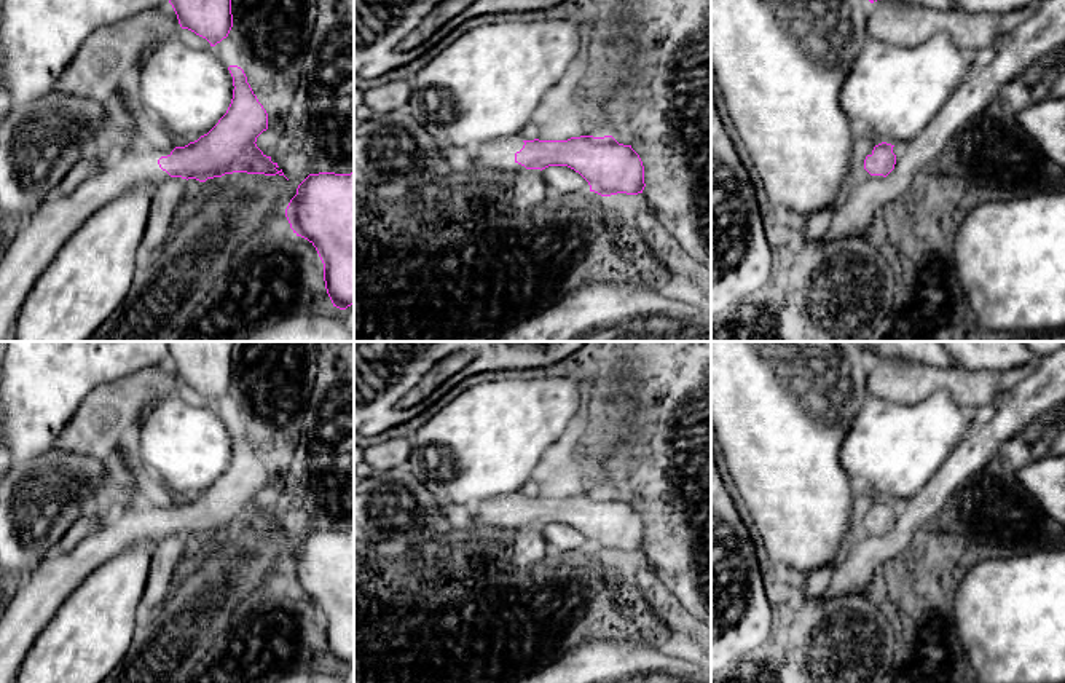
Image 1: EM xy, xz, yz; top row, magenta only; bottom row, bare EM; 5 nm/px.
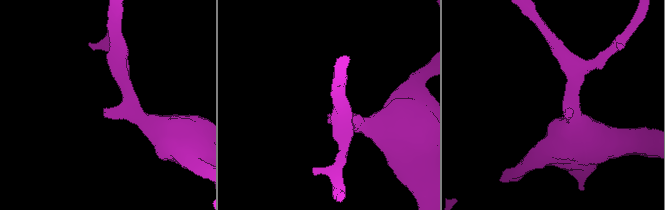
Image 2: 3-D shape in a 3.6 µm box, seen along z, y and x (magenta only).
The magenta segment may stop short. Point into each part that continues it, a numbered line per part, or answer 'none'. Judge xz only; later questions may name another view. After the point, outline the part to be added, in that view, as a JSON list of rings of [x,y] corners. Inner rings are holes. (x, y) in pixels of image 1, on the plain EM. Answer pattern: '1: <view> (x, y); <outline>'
1: xz (496, 516); [[[517,493],[483,499],[470,507],[470,528],[480,528],[485,535],[512,535],[523,530],[526,525],[515,519],[515,511],[523,503]]]

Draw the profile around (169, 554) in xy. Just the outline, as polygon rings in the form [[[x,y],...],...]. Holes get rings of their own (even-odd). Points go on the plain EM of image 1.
[[[171,535],[153,544],[145,594],[137,606],[137,619],[142,626],[148,624],[171,595],[188,555],[187,538],[182,535]]]

